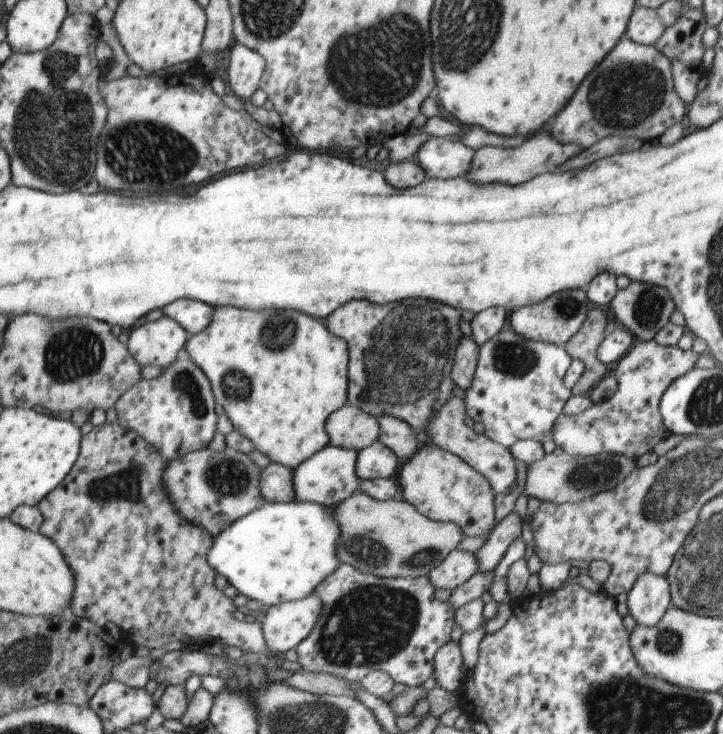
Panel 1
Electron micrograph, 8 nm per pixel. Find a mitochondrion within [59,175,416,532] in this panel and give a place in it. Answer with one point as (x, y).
(124, 484)

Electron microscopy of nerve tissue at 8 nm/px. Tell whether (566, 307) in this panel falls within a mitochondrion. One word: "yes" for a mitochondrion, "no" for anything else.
yes

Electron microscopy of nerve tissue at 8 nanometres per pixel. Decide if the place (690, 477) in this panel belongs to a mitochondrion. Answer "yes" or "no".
yes

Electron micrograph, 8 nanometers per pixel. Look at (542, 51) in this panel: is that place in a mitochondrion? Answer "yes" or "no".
no

